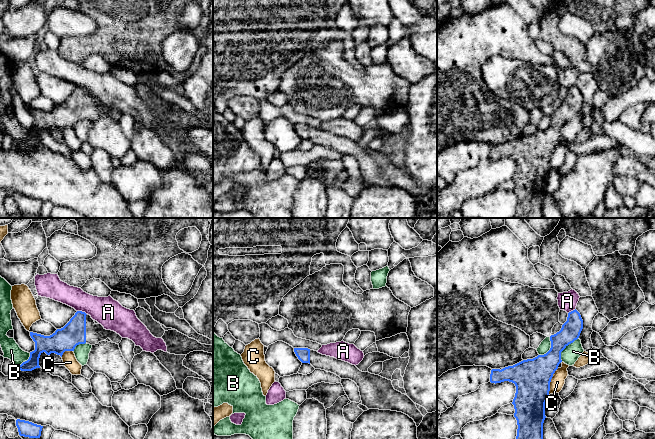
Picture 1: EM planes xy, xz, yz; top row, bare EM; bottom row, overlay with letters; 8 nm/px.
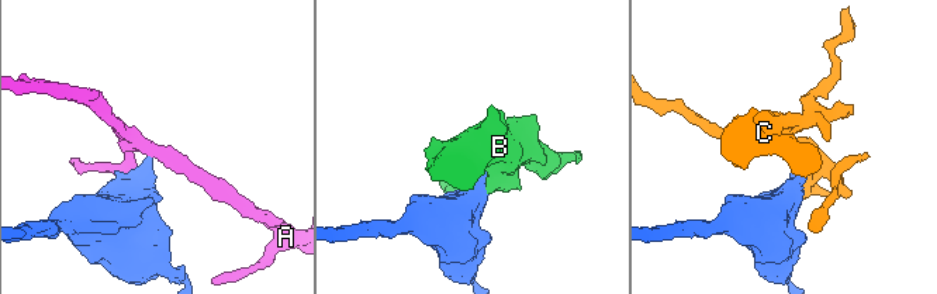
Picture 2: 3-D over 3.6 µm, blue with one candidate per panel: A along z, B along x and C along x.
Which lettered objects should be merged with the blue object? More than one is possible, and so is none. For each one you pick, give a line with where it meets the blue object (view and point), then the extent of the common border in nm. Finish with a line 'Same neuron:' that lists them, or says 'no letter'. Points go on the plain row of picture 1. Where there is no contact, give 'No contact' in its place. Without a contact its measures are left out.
Same neuron: no letter

